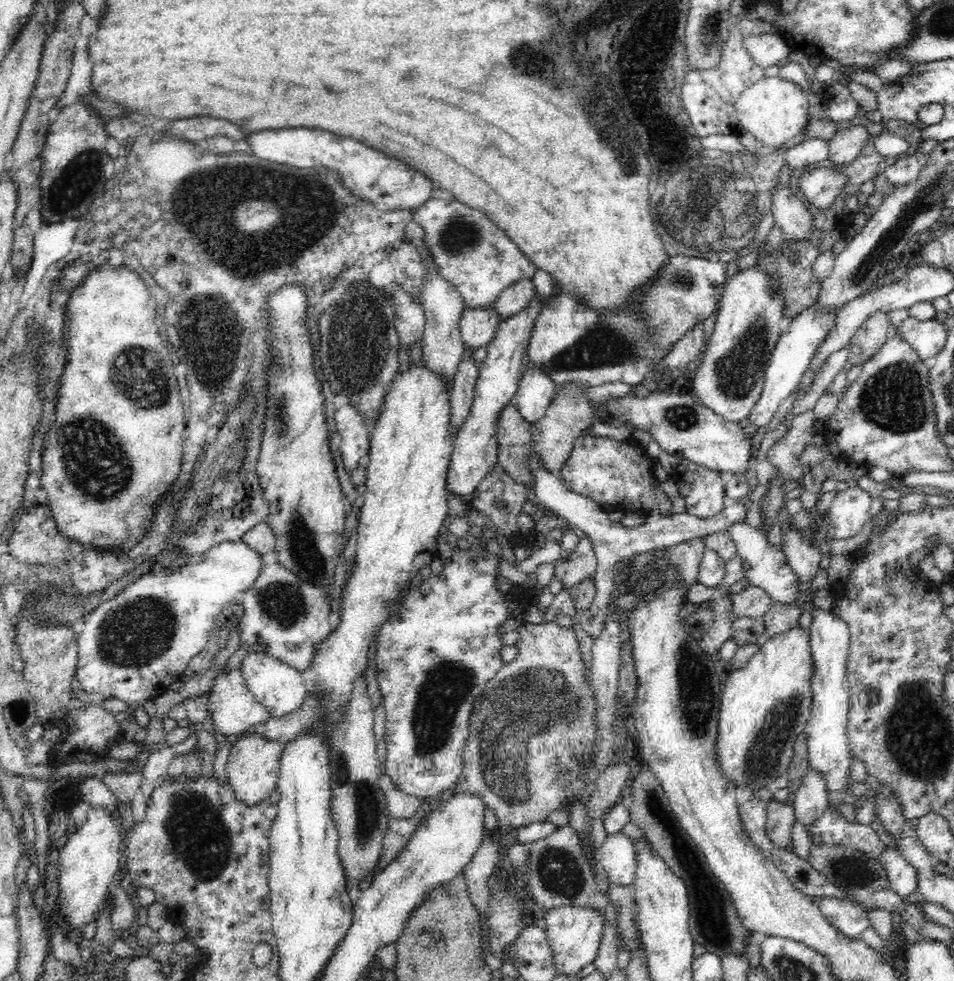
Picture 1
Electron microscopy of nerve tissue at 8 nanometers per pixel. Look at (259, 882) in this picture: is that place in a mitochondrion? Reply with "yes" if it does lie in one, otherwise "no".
no

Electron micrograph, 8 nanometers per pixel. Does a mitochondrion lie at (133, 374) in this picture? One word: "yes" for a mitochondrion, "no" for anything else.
yes

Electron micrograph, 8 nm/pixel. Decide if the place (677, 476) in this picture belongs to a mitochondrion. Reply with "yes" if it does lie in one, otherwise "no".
no

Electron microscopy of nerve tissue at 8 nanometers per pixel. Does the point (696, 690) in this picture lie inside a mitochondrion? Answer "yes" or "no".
yes

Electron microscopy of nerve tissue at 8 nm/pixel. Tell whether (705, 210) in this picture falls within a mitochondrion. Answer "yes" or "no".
yes

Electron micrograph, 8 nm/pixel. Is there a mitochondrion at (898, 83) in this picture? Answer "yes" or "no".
no

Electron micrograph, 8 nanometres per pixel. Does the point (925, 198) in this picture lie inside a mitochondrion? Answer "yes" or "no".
yes

